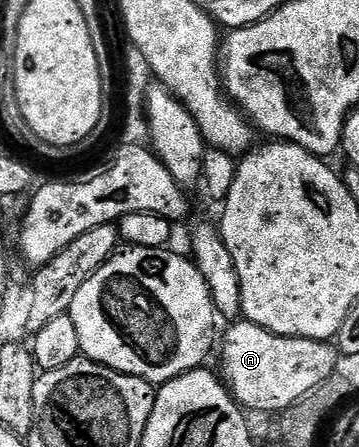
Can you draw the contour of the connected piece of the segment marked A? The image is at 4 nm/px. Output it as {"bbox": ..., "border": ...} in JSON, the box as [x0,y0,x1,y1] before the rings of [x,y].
{"bbox":[221,318,337,414],"border":[[[243,318],[227,333],[222,333],[223,372],[221,379],[244,410],[282,414],[303,400],[321,382],[336,375],[337,352],[330,343],[306,340],[300,336],[278,336]]]}

